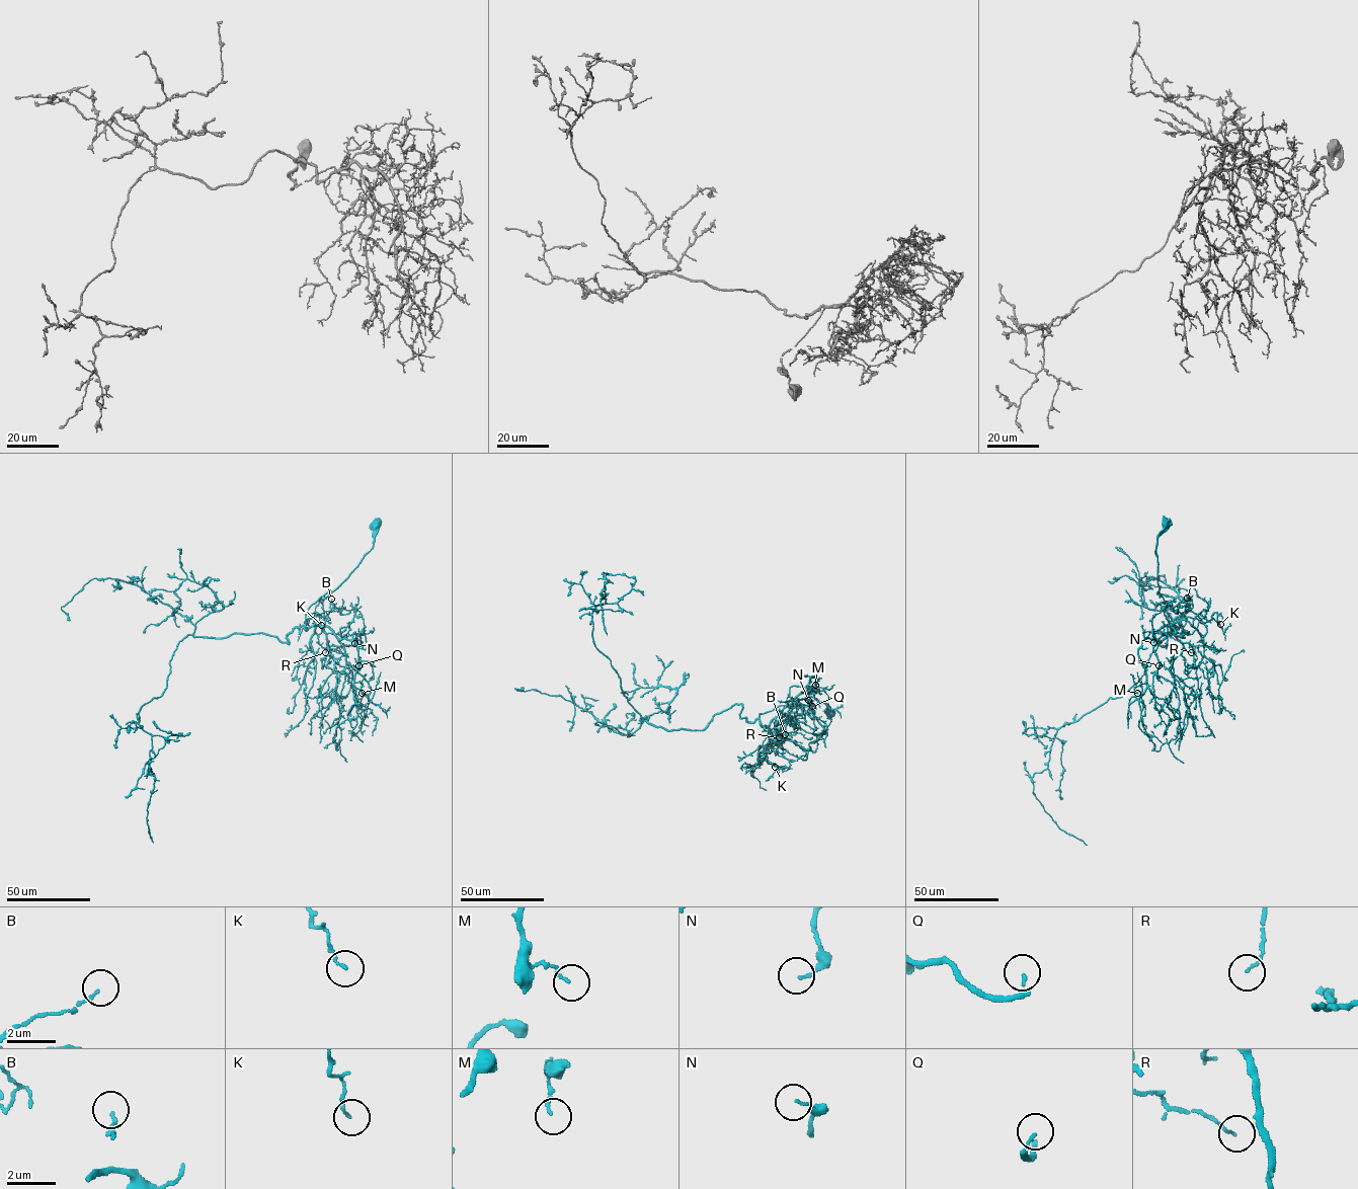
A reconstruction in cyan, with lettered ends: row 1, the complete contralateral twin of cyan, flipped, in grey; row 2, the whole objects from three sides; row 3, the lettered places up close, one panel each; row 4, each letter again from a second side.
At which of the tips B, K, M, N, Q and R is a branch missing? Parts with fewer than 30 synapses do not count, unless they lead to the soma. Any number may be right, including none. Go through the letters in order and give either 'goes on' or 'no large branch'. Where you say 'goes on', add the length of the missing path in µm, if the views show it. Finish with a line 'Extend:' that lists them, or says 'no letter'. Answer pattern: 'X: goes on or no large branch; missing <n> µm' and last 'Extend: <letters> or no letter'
B: no large branch
K: no large branch
M: no large branch
N: no large branch
Q: goes on; missing 70 µm
R: no large branch
Extend: Q

